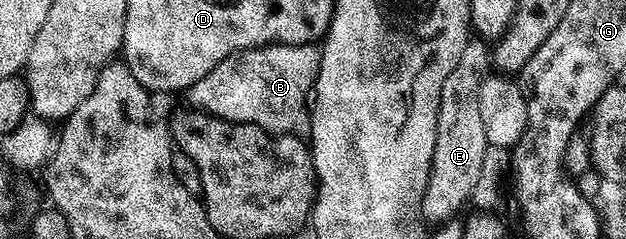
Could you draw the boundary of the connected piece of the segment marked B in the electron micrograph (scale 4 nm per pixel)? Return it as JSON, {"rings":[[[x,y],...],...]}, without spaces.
{"rings":[[[315,45],[253,46],[250,50],[226,56],[226,60],[210,68],[202,80],[189,86],[187,105],[233,124],[245,122],[257,126],[273,136],[308,136],[312,133],[310,95],[319,71],[320,50]]]}

